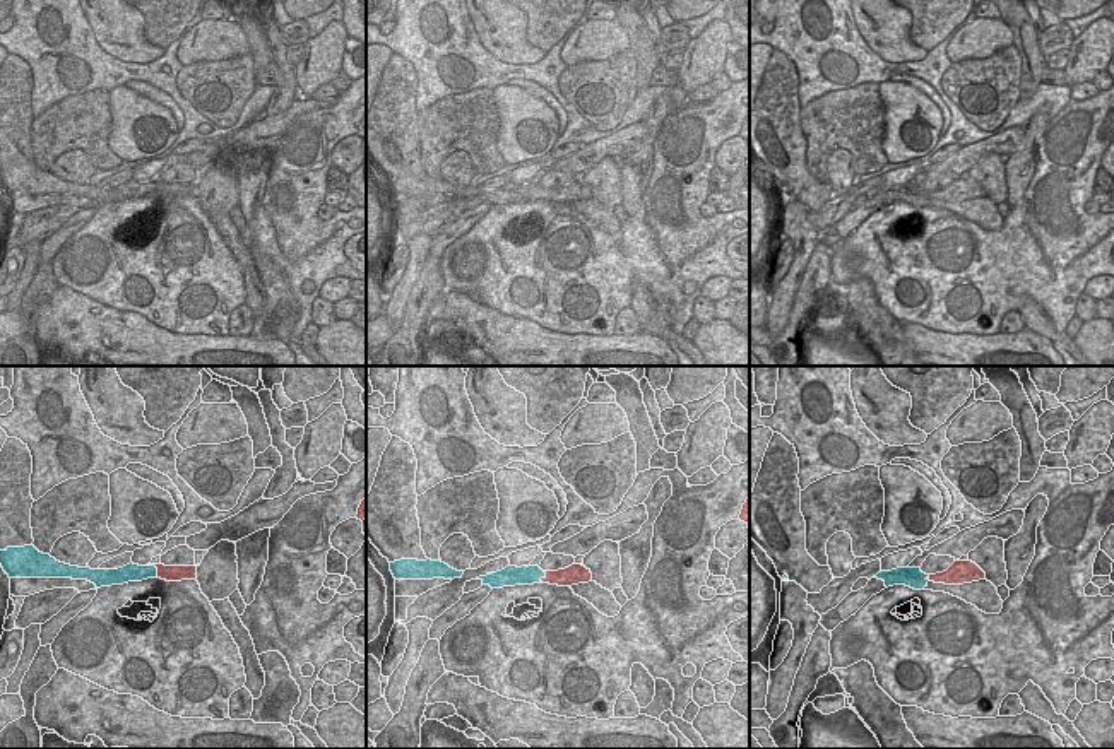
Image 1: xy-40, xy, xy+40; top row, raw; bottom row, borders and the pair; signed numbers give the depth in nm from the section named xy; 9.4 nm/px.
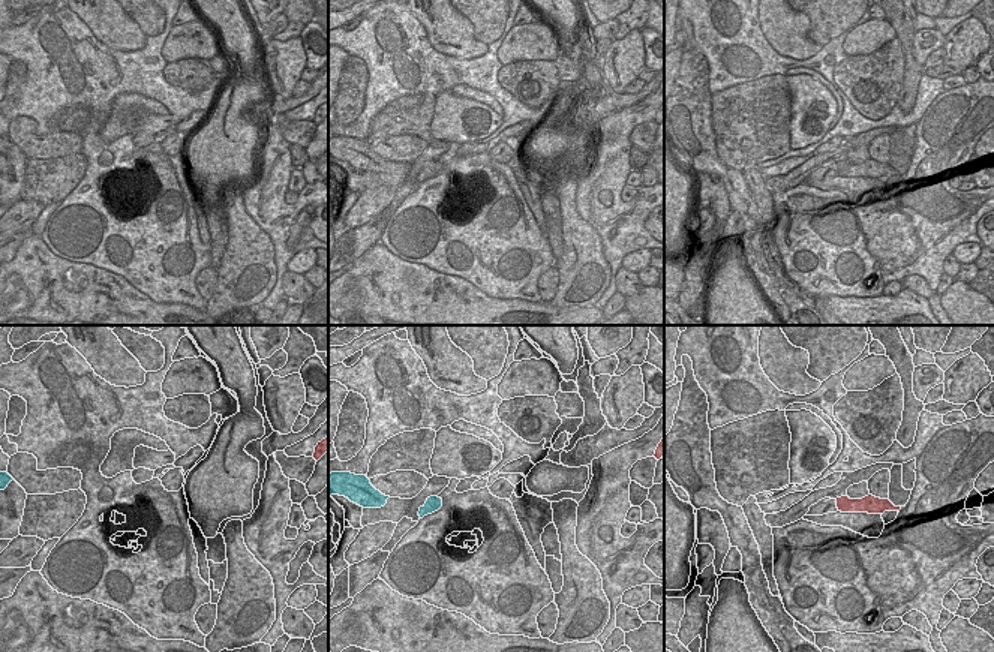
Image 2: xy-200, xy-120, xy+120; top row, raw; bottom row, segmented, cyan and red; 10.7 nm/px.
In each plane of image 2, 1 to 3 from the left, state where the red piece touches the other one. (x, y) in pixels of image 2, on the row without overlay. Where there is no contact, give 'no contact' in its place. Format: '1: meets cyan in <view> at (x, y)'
1: no contact
2: no contact
3: no contact

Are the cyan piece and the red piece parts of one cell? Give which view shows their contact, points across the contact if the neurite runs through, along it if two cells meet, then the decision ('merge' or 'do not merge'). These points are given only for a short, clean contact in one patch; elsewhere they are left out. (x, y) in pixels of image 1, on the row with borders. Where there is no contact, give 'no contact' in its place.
contact in xy-40; do not merge

